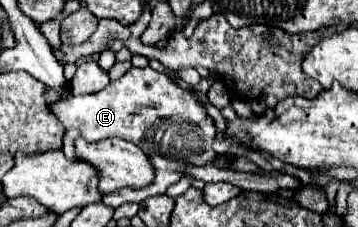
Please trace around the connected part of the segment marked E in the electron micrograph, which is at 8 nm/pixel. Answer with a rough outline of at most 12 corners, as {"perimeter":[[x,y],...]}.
{"perimeter":[[129,68],[105,90],[55,102],[87,142],[123,138],[155,186],[103,198],[163,194],[215,160],[215,122],[167,74]]}

